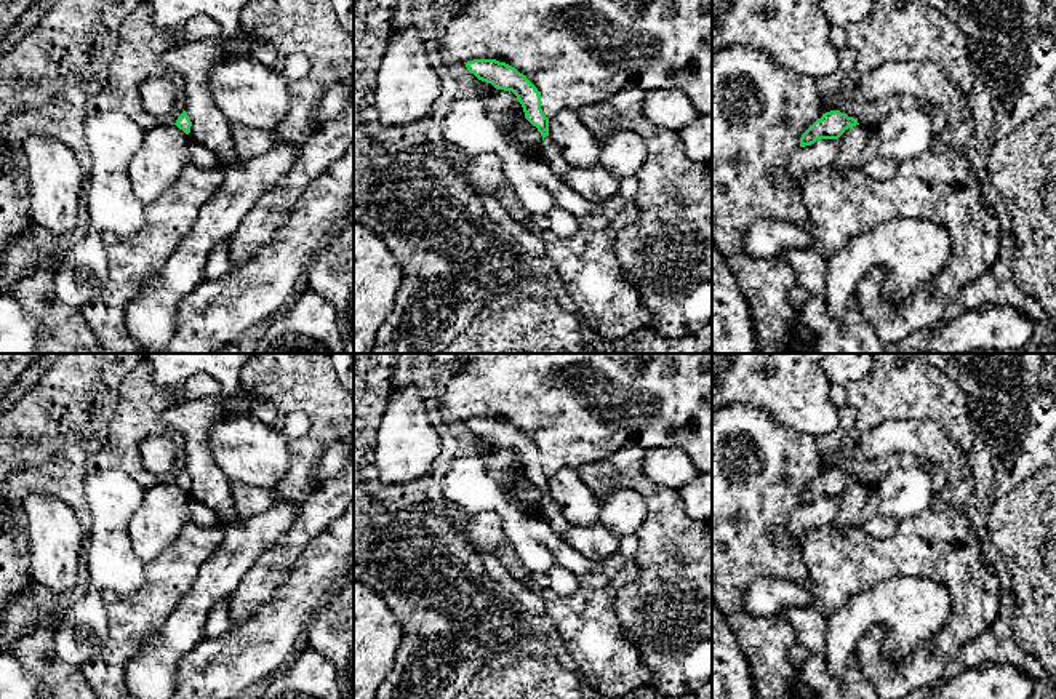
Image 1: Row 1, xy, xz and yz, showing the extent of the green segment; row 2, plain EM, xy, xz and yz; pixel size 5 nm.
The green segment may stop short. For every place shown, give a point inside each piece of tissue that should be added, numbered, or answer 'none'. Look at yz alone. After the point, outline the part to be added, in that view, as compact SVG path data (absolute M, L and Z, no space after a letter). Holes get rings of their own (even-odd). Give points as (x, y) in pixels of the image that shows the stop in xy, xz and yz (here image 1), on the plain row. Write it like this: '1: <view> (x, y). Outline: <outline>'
none

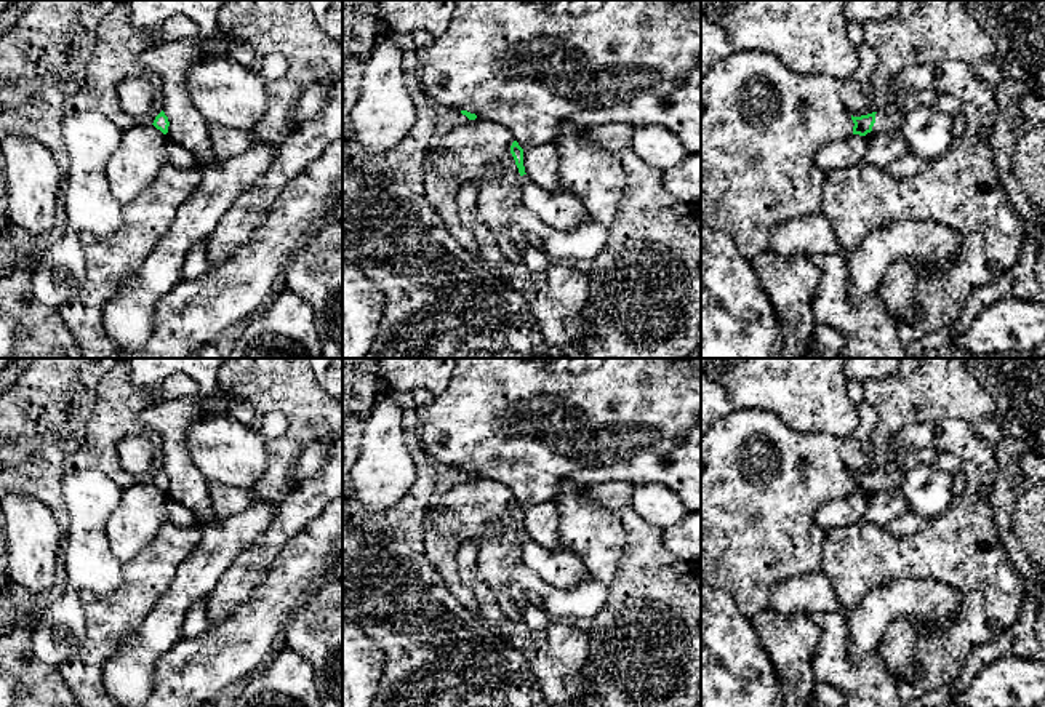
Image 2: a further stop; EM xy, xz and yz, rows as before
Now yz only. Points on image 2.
1: yz (890, 477). Outline: M891 462L883 469L875 472L875 481L872 489L893 489L899 488L906 478L907 470L903 469L898 462Z

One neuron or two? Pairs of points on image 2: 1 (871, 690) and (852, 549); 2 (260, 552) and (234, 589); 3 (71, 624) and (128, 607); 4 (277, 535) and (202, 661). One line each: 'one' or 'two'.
1: two
2: one
3: two
4: two

